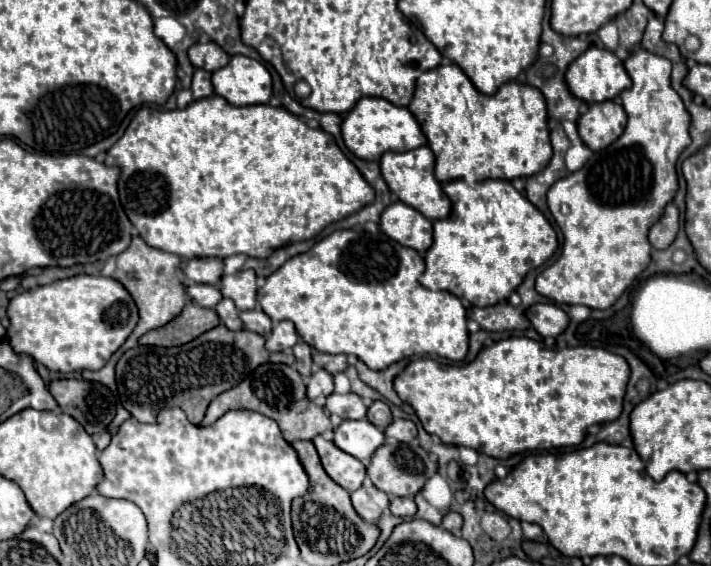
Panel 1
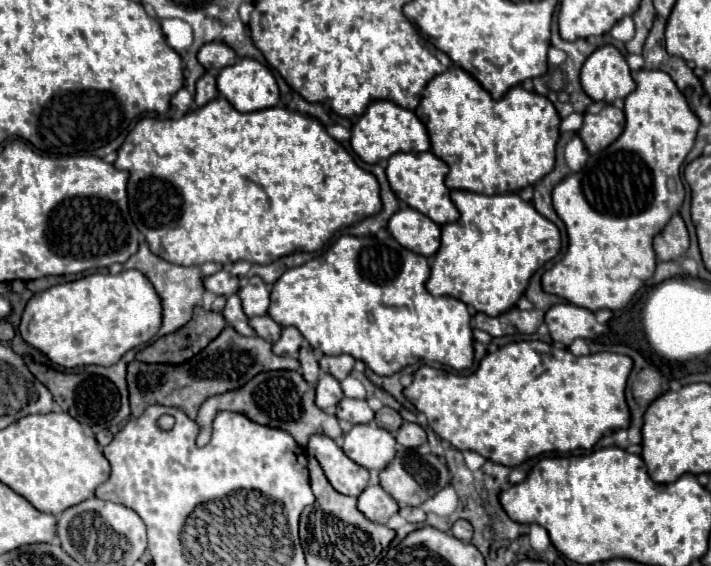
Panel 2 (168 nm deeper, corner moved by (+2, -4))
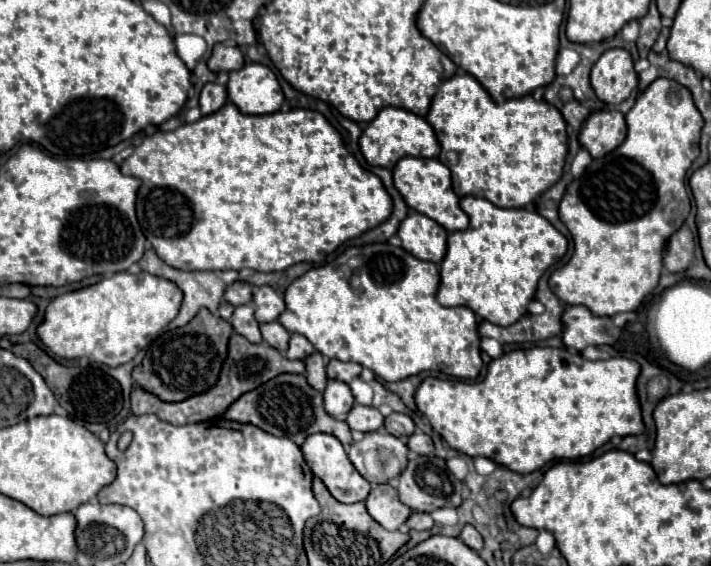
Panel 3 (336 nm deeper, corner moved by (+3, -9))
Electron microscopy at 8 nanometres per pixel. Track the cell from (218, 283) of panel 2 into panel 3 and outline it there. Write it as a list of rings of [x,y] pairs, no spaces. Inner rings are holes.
[[[235,281],[233,285],[227,287],[225,299],[235,307],[237,305],[247,305],[247,303],[253,301],[253,285],[247,283],[247,281]]]

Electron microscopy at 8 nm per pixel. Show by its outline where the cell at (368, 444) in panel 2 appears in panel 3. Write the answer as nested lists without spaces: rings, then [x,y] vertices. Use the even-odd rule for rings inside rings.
[[[383,429],[369,432],[361,443],[353,443],[349,459],[369,483],[387,483],[407,467],[407,445]]]

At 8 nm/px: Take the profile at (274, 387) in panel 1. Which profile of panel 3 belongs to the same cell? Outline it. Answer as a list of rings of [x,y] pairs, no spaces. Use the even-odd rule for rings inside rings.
[[[277,375],[275,379],[263,383],[251,393],[245,393],[239,397],[223,415],[225,419],[239,421],[239,423],[249,423],[255,425],[271,435],[277,437],[289,437],[295,441],[299,447],[303,441],[313,435],[313,433],[329,433],[335,435],[343,445],[351,443],[351,429],[345,421],[337,421],[331,417],[325,407],[323,407],[323,393],[313,389],[305,375]]]

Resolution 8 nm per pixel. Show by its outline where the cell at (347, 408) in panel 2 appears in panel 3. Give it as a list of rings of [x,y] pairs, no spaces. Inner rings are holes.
[[[355,405],[351,409],[351,413],[347,415],[347,423],[351,429],[369,433],[369,431],[377,431],[379,427],[383,429],[383,421],[385,417],[375,409],[375,407],[363,407],[363,405]]]

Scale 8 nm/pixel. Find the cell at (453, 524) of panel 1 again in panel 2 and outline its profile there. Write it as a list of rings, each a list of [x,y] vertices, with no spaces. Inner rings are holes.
[[[456,520],[452,526],[452,534],[462,540],[462,542],[470,542],[472,538],[472,524],[468,520]]]

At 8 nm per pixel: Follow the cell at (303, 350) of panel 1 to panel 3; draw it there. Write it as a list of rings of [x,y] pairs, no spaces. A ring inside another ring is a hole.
[[[315,351],[311,357],[307,357],[305,365],[307,365],[305,377],[307,377],[309,385],[313,389],[325,391],[325,387],[327,387],[327,373],[325,373],[325,359],[323,359],[323,355]]]

